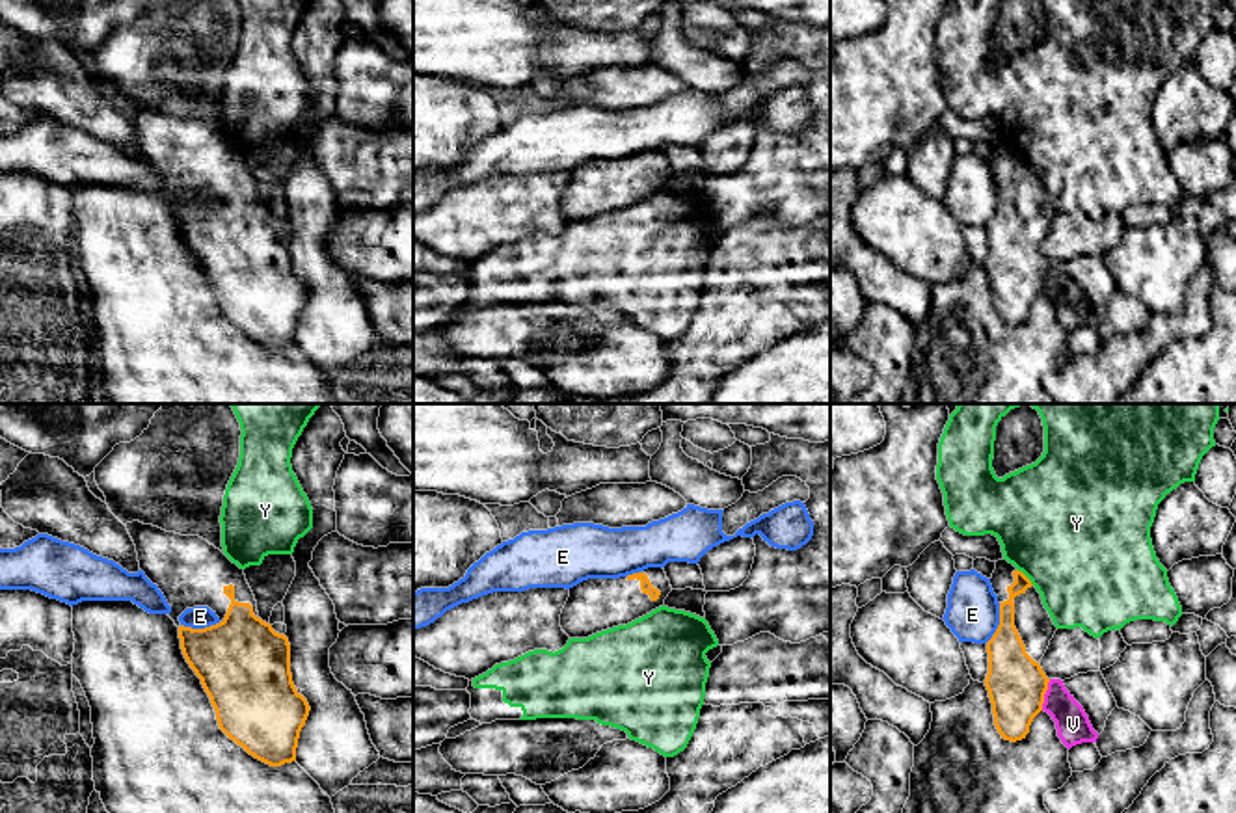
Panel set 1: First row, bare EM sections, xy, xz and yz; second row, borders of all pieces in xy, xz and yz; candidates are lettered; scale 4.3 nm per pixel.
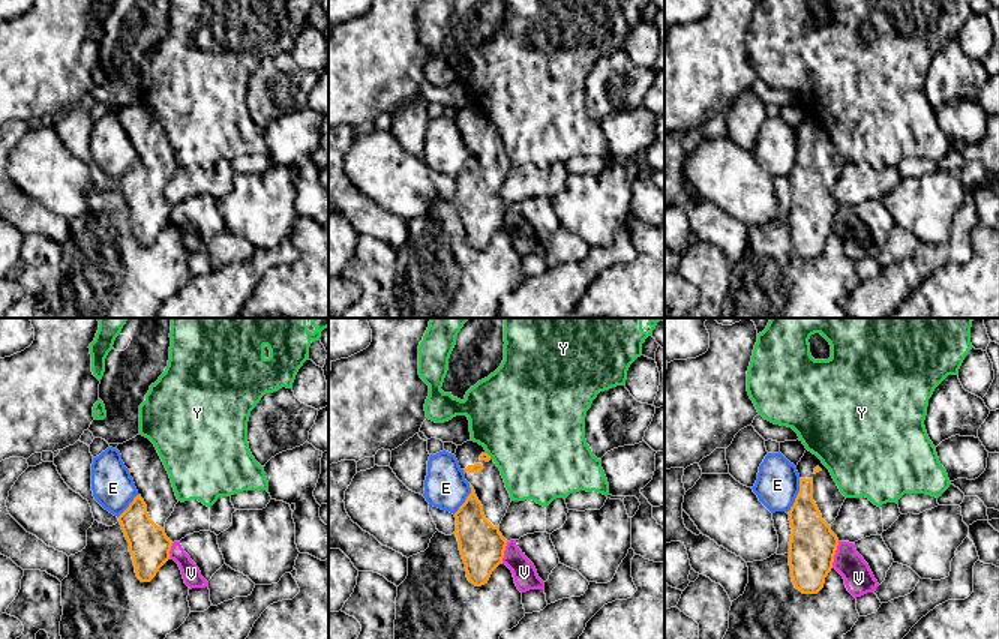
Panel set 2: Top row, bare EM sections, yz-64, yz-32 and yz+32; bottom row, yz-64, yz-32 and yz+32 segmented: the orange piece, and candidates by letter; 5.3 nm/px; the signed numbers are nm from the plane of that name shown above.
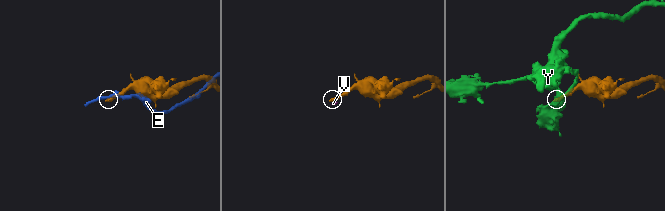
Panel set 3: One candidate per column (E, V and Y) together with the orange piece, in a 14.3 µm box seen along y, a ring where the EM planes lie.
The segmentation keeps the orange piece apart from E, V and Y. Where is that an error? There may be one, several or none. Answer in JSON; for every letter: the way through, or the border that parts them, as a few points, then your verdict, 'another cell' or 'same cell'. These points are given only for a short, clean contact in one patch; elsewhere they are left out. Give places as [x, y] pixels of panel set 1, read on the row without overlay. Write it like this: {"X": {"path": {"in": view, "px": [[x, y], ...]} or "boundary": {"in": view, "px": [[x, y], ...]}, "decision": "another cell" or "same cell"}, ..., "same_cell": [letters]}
{"E": {"boundary": {"in": "yz", "px": [[1000, 186], [1000, 207], [985, 226]]}, "decision": "another cell"}, "V": {"boundary": {"in": "yz", "px": [[1050, 263], [1041, 293]]}, "decision": "another cell"}, "Y": {"boundary": {"in": "yz", "px": [[1017, 151], [1034, 168]]}, "decision": "another cell"}, "same_cell": []}

